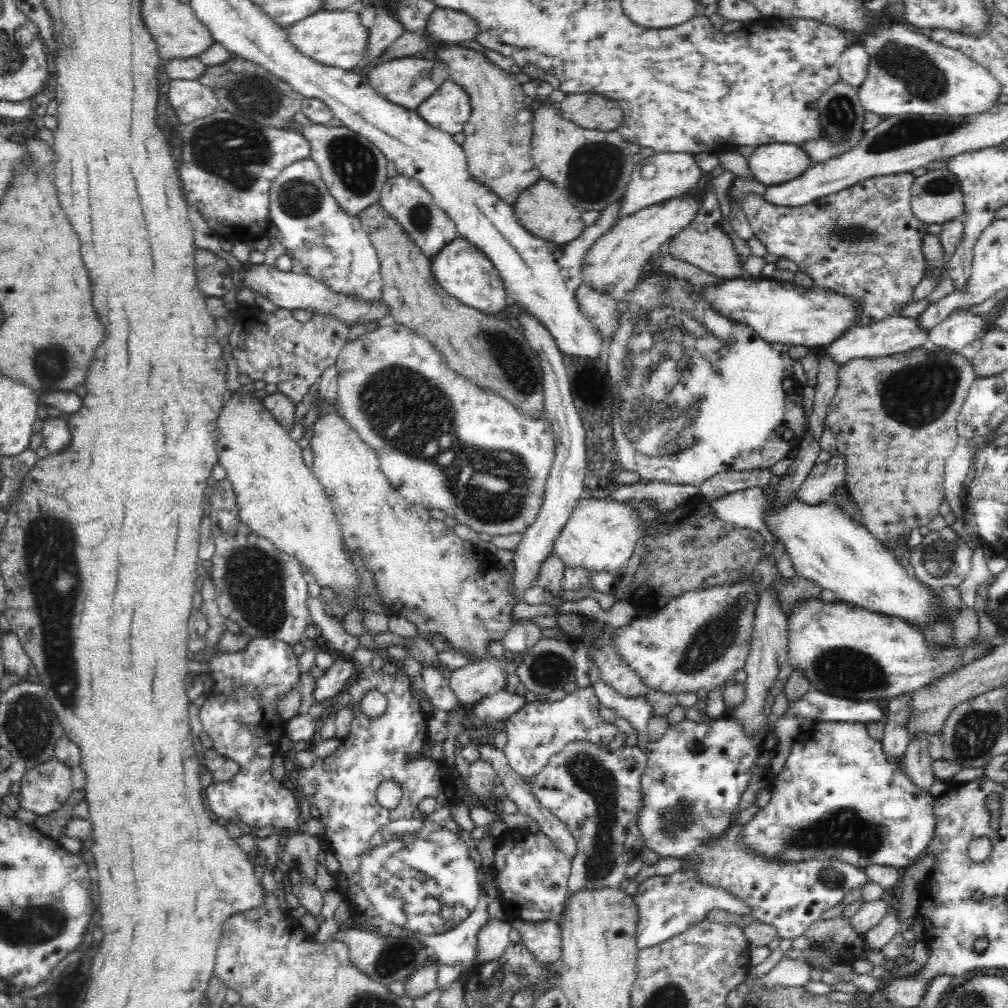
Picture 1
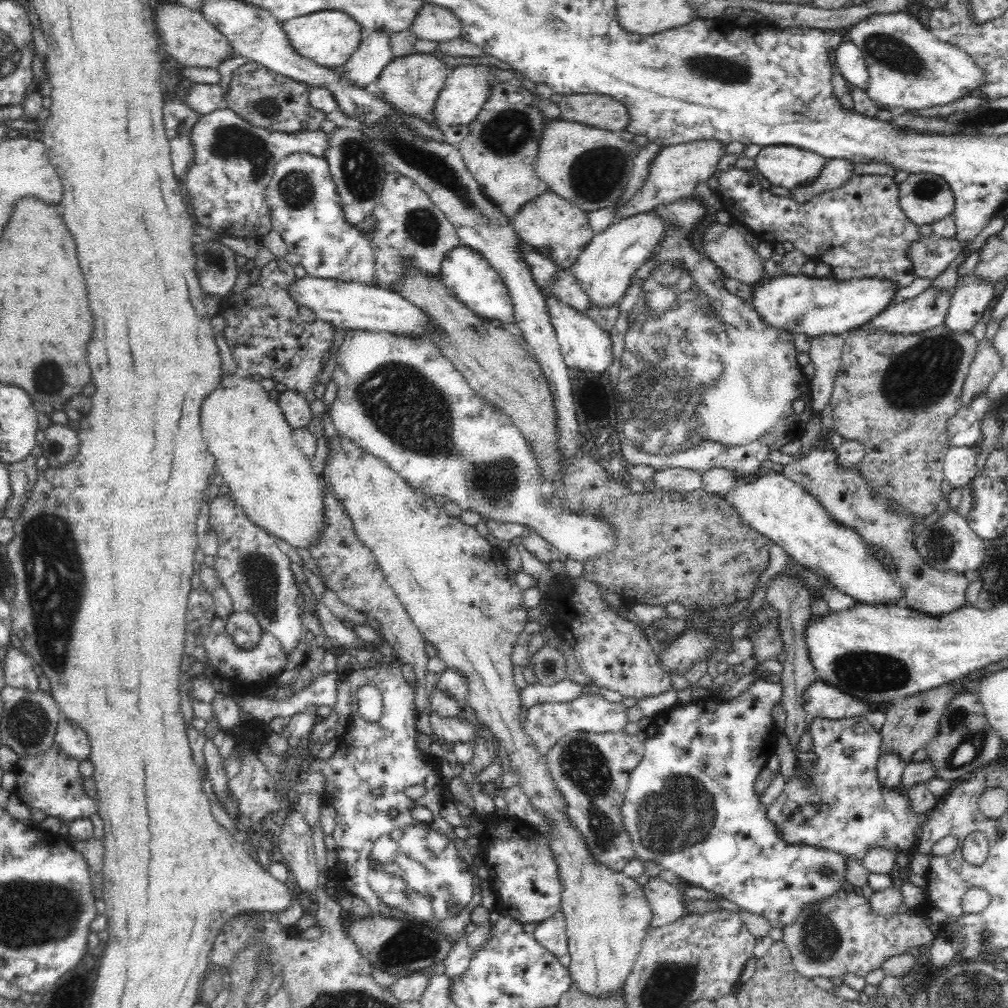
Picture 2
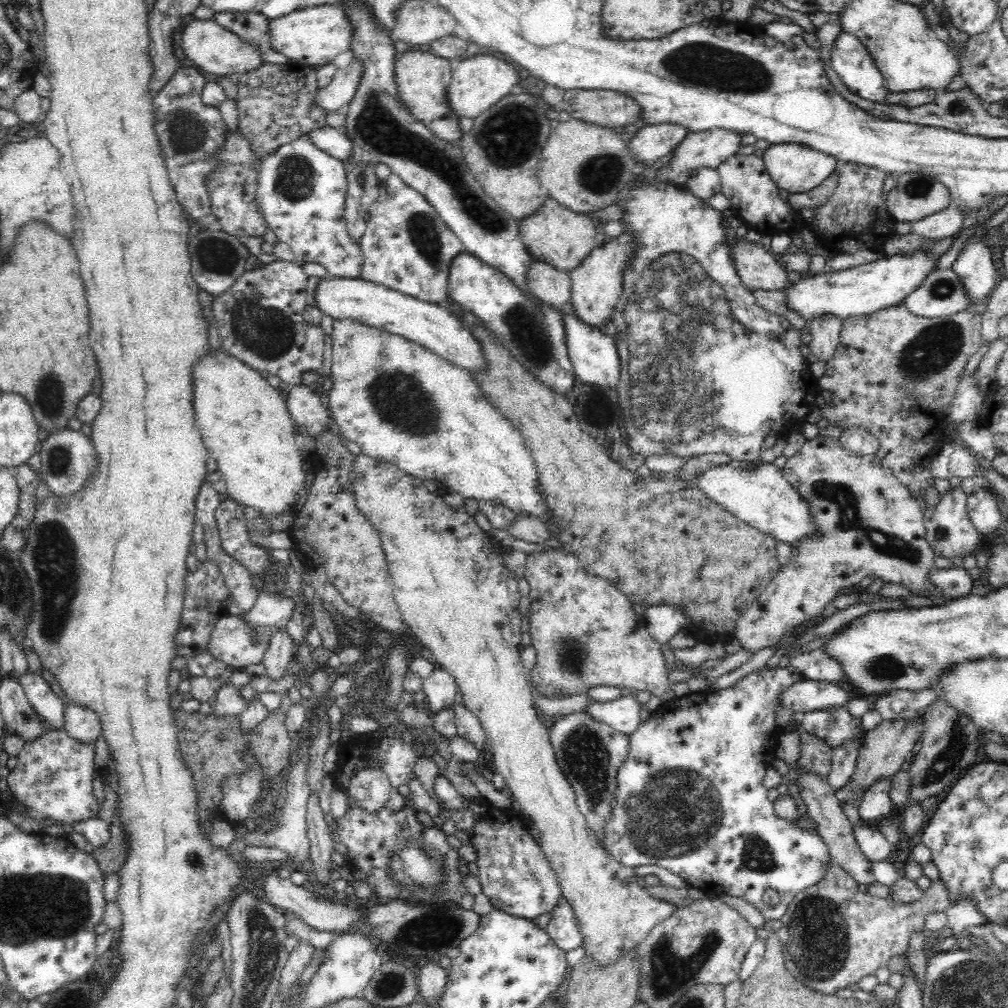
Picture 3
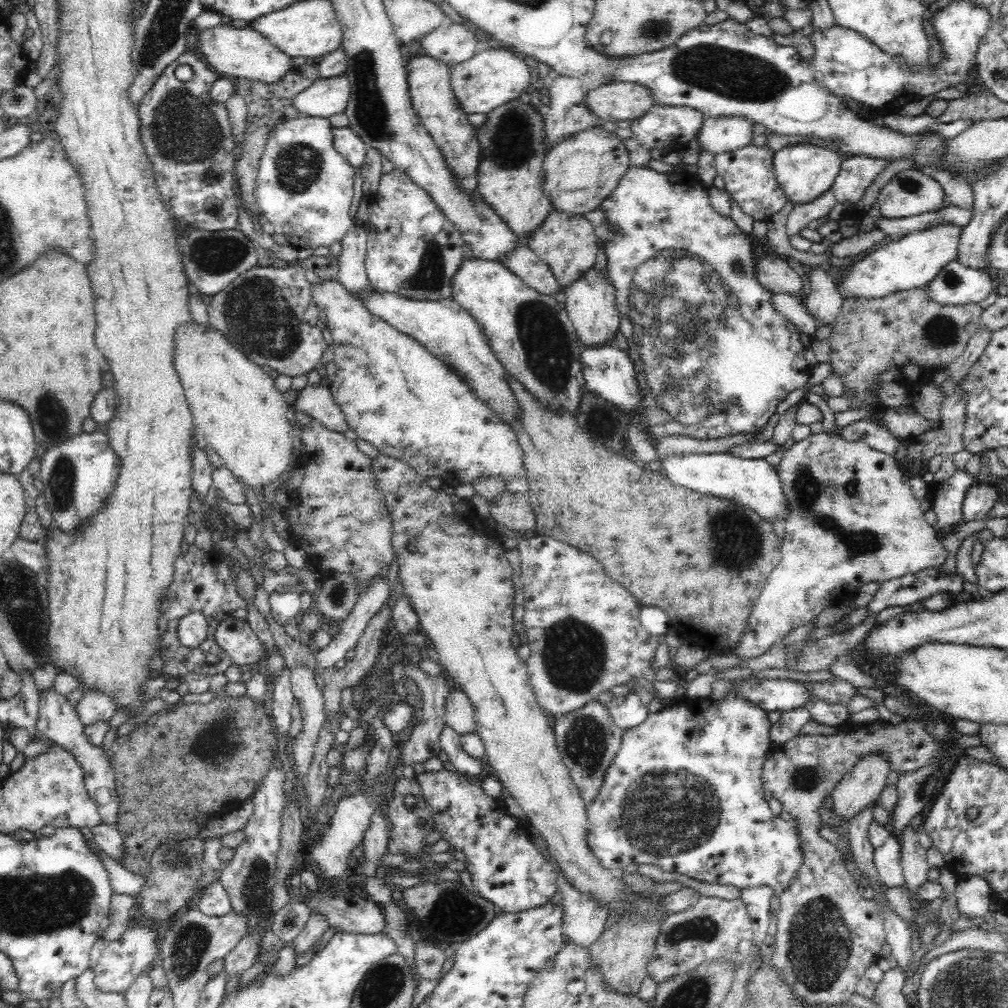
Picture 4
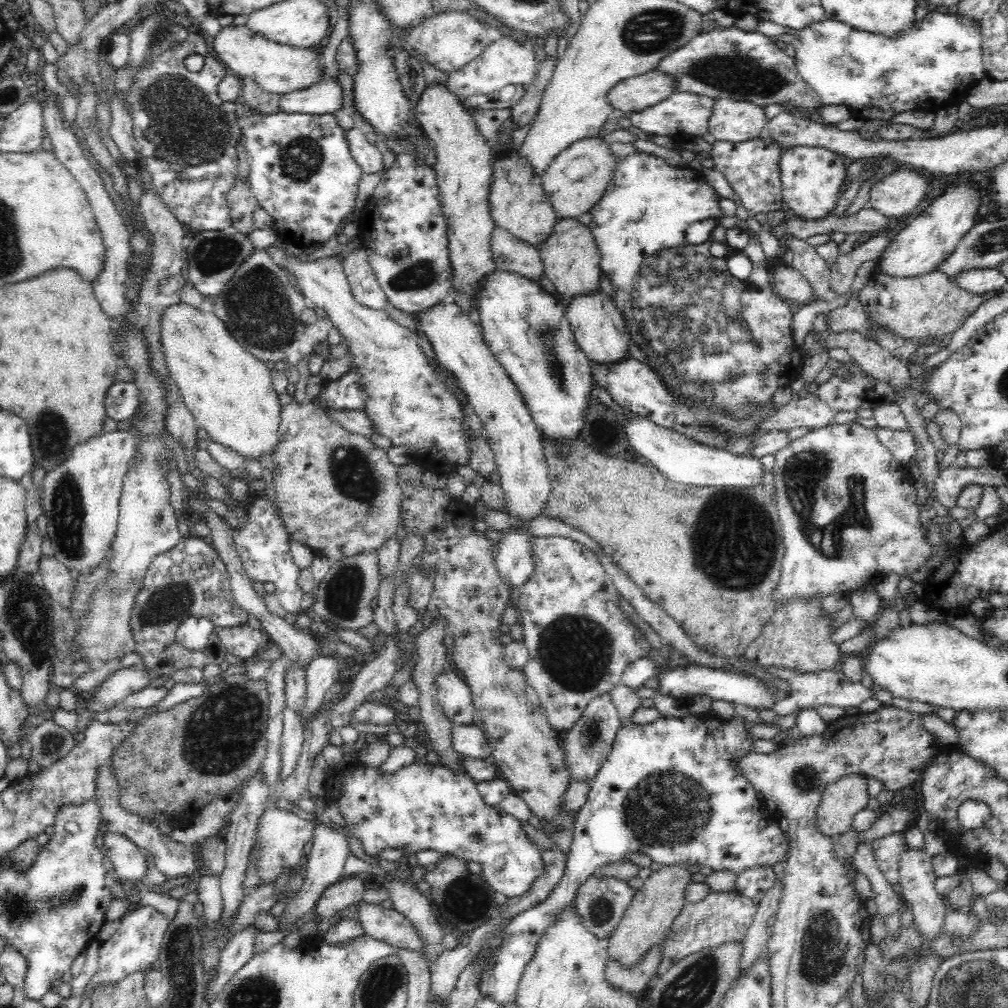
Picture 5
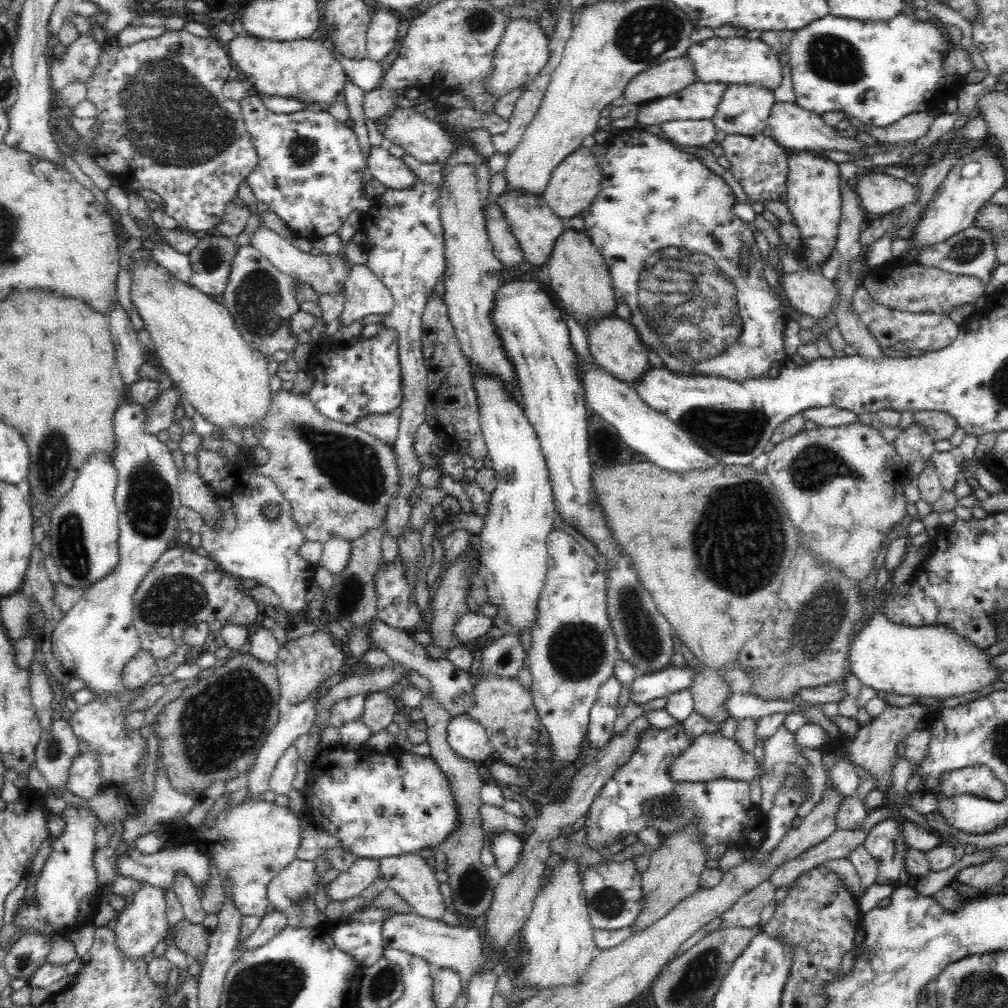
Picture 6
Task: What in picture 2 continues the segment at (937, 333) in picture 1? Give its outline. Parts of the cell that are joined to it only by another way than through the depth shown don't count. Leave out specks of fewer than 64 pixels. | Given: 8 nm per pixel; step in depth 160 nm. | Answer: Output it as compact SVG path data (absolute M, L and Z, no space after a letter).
M972 273L957 281L943 324L954 333L972 333L994 298L994 286L978 283Z

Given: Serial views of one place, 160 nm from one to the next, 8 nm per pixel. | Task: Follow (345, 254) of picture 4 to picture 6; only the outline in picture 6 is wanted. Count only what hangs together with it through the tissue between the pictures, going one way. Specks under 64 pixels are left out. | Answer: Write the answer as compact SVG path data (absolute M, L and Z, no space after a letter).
M366 264L350 266L344 295L343 310L338 318L340 329L361 322L370 314L386 314L394 306L390 291Z

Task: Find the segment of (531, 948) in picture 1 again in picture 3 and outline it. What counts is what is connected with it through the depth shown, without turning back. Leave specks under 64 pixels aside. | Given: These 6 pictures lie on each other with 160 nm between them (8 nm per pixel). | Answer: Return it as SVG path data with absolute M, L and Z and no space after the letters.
M561 897L551 913L550 922L545 932L547 937L556 944L556 947L565 953L581 946L583 937L577 926L573 909L564 897Z

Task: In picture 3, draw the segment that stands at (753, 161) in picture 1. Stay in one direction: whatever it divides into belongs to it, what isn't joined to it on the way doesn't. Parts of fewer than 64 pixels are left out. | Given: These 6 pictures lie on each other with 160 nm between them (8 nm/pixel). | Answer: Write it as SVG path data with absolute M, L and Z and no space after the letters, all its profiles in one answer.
M796 143L770 145L763 152L762 162L774 184L784 194L812 190L823 180L826 180L834 172L835 168L839 166L834 157Z

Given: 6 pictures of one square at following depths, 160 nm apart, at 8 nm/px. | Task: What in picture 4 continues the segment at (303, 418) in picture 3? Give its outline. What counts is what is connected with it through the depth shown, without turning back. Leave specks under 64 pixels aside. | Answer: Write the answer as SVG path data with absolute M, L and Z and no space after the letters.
M323 384L306 385L298 391L290 408L291 413L302 412L330 431L343 434L349 430L340 407L332 401L331 389Z

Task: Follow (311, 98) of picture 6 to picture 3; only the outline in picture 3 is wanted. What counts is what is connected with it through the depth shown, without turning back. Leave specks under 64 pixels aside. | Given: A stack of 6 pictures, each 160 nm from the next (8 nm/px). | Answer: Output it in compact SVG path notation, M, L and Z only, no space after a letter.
M214 20L188 21L182 30L180 40L185 62L192 62L195 67L217 76L246 73L259 68L259 64L263 62L260 57L262 50L240 40L238 35L226 30Z

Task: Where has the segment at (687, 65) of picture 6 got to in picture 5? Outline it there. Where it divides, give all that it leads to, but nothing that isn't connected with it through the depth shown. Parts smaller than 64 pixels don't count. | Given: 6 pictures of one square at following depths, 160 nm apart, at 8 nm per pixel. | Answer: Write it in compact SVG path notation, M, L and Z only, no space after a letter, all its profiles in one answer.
M646 72L618 82L606 92L606 101L612 110L621 110L624 115L639 113L666 100L675 91L675 81L658 72Z

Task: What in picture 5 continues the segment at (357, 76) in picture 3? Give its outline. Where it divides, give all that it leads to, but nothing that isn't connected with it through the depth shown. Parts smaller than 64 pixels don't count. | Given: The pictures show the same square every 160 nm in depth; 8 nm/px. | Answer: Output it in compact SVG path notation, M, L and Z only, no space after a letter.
M332 78L283 94L279 105L286 114L333 115L342 106L343 98L342 87Z

